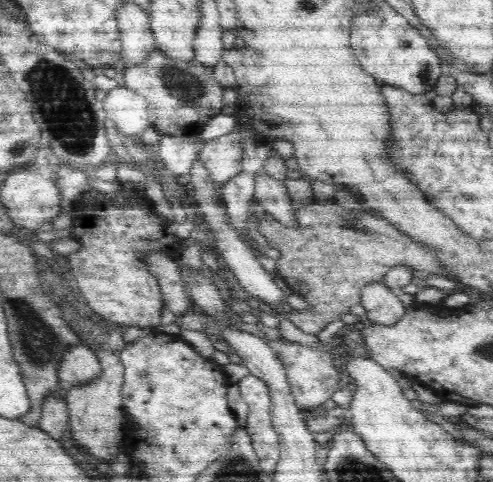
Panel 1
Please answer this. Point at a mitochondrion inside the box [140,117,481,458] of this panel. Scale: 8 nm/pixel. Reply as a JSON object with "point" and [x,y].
{"point":[360,228]}

